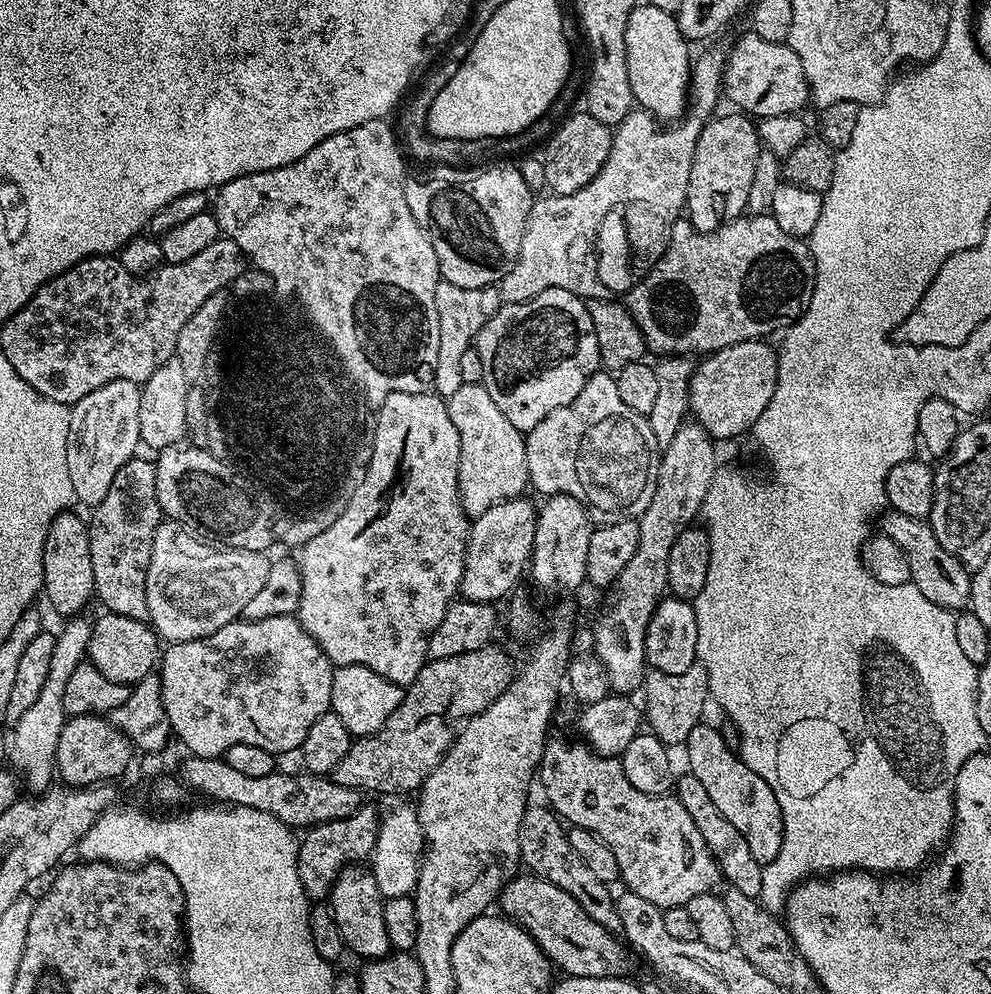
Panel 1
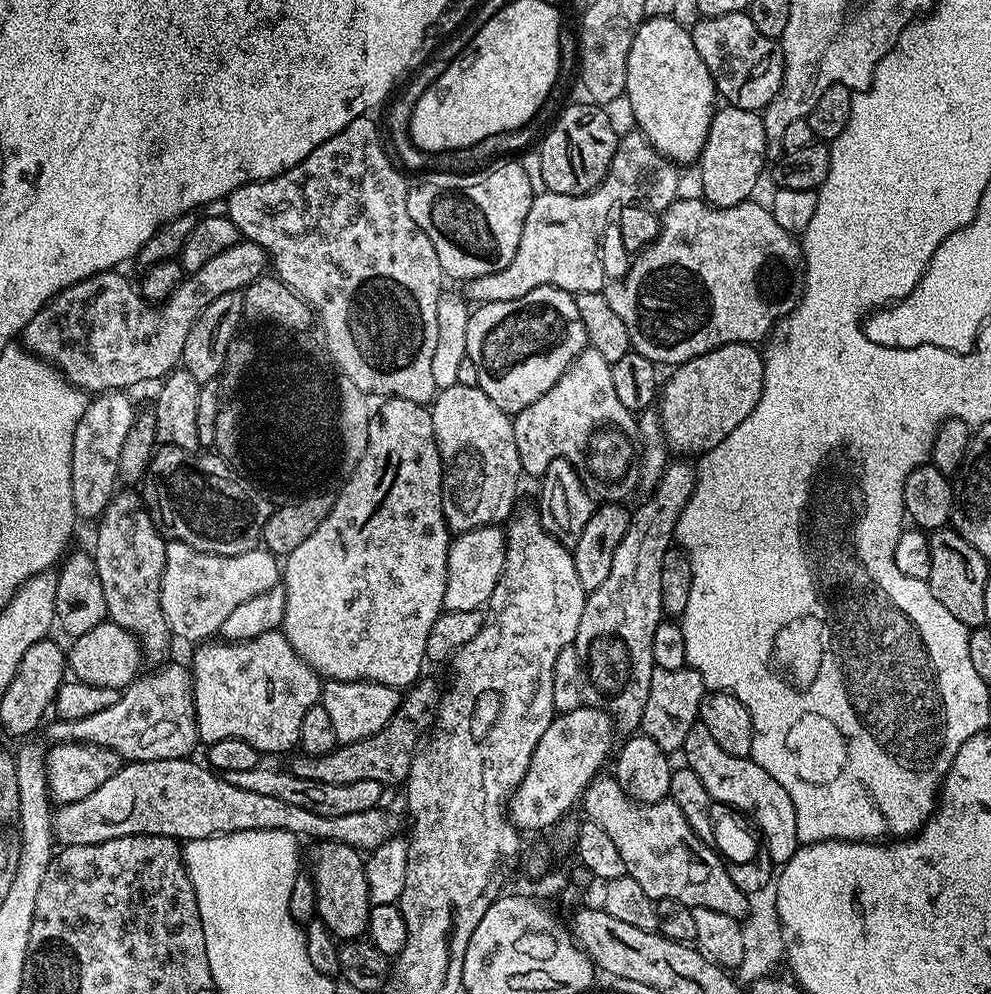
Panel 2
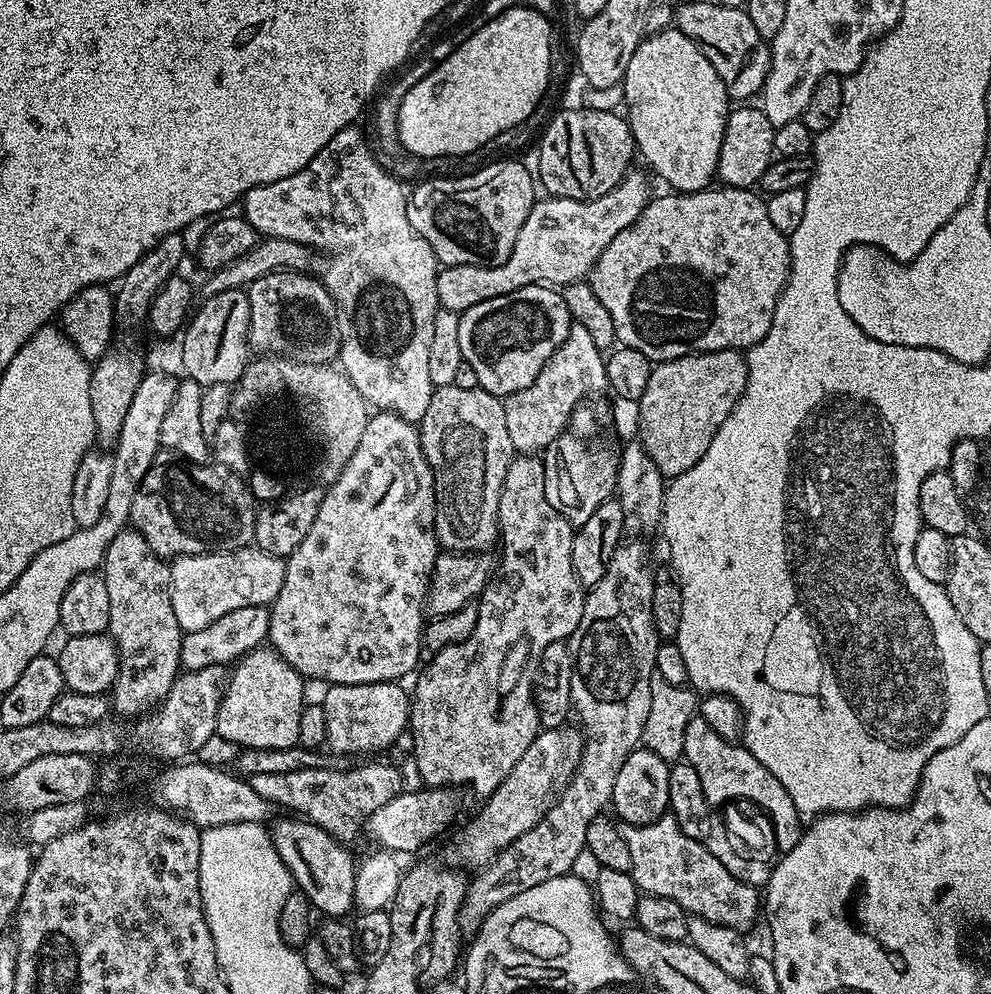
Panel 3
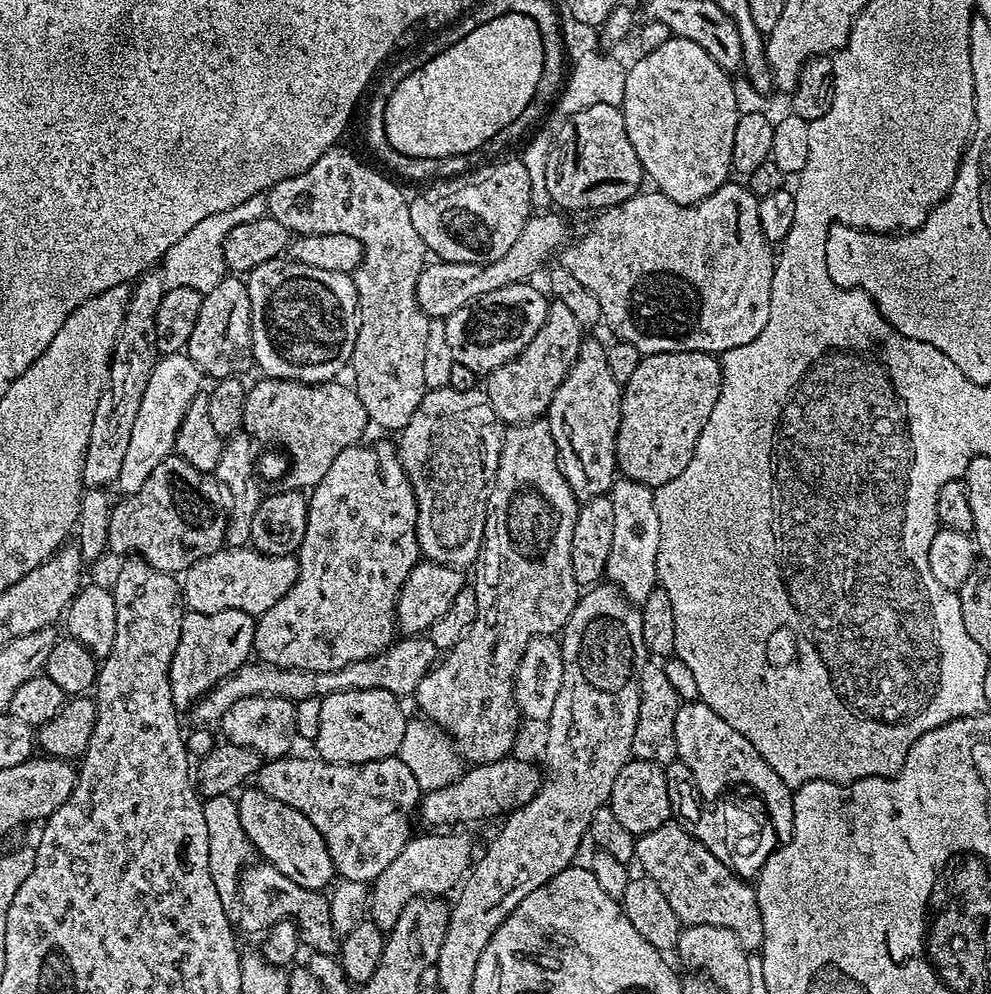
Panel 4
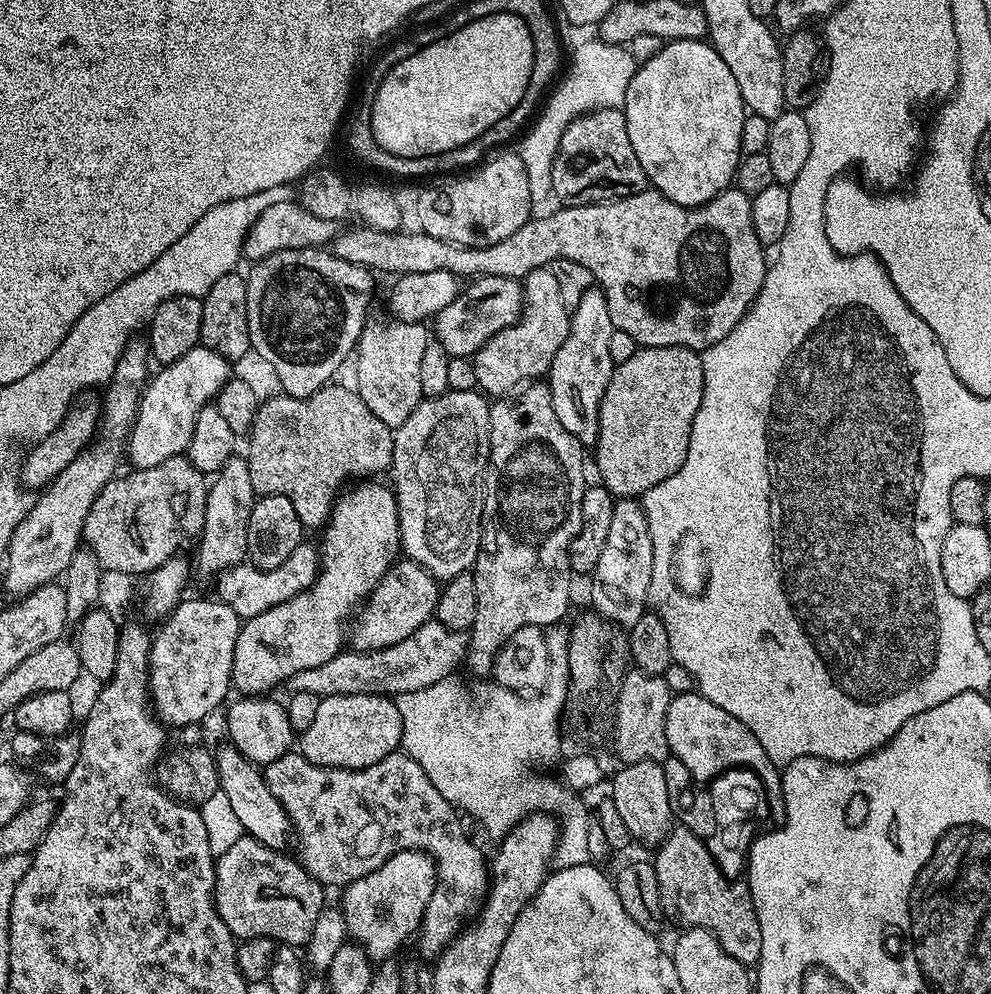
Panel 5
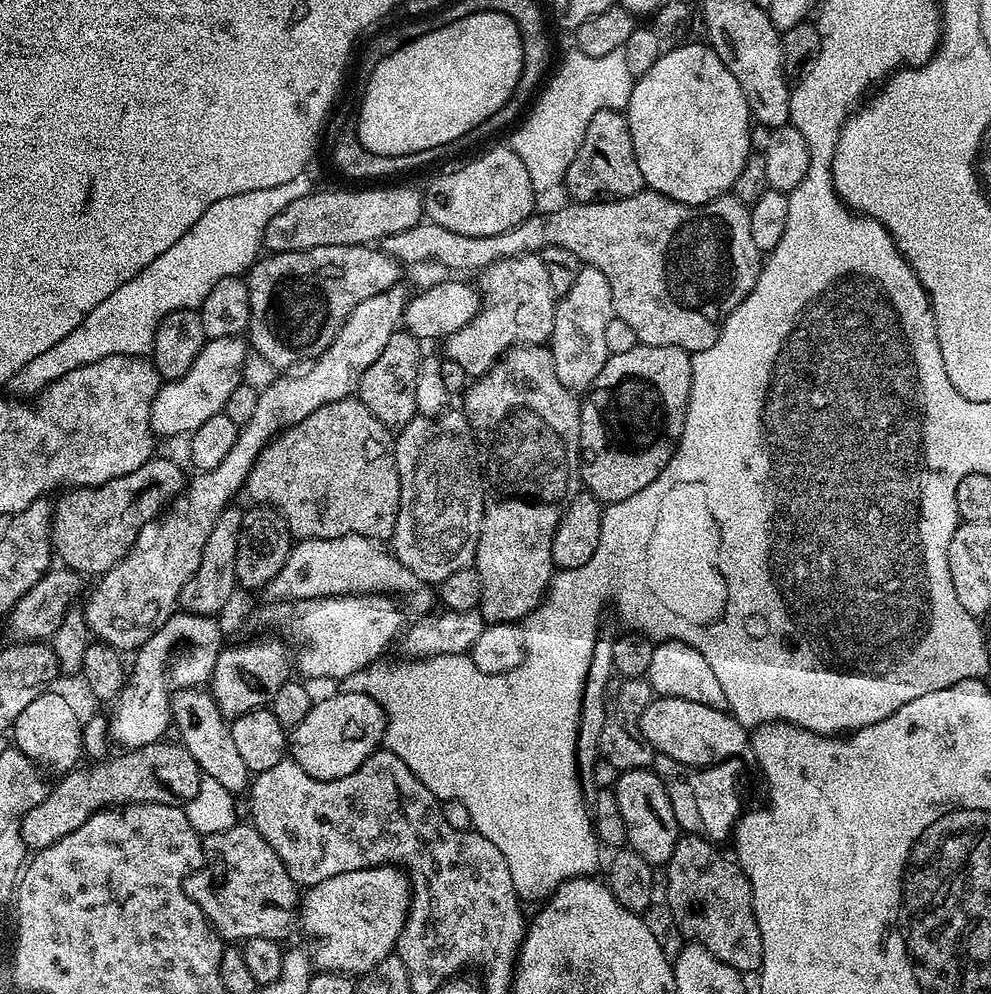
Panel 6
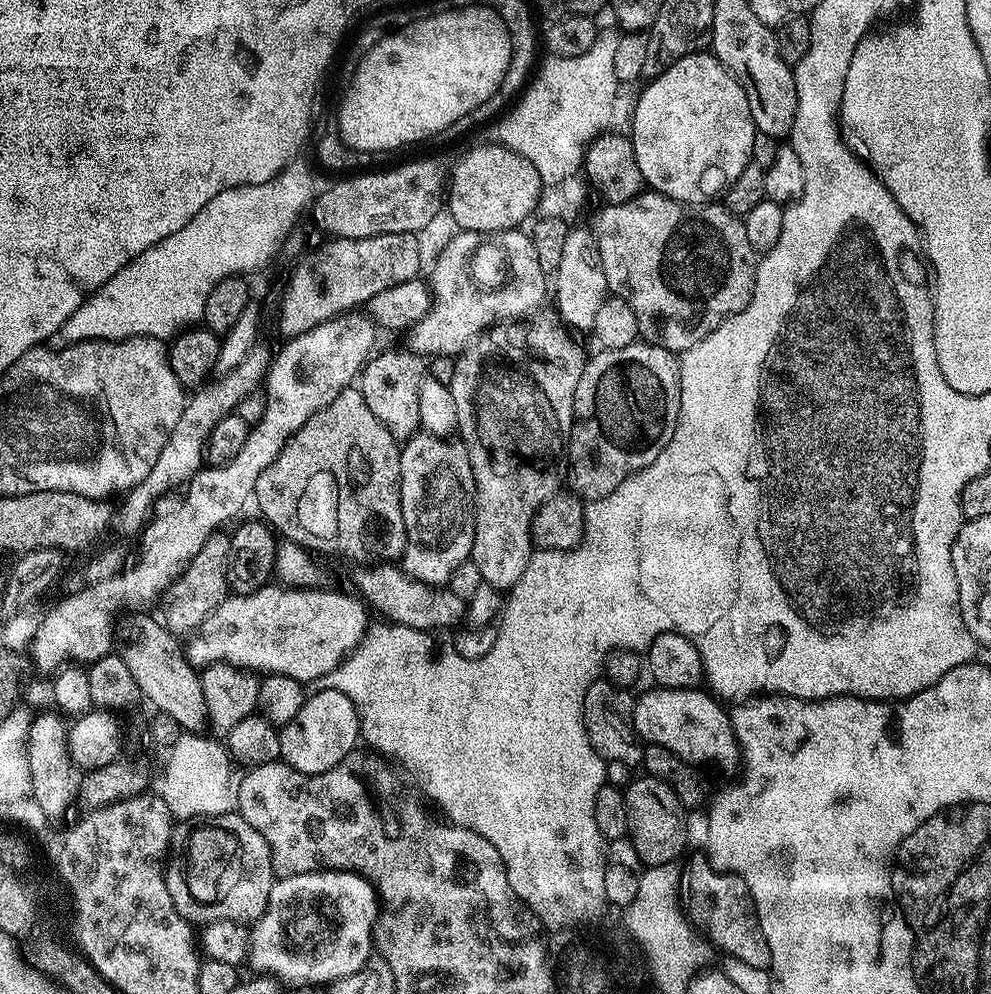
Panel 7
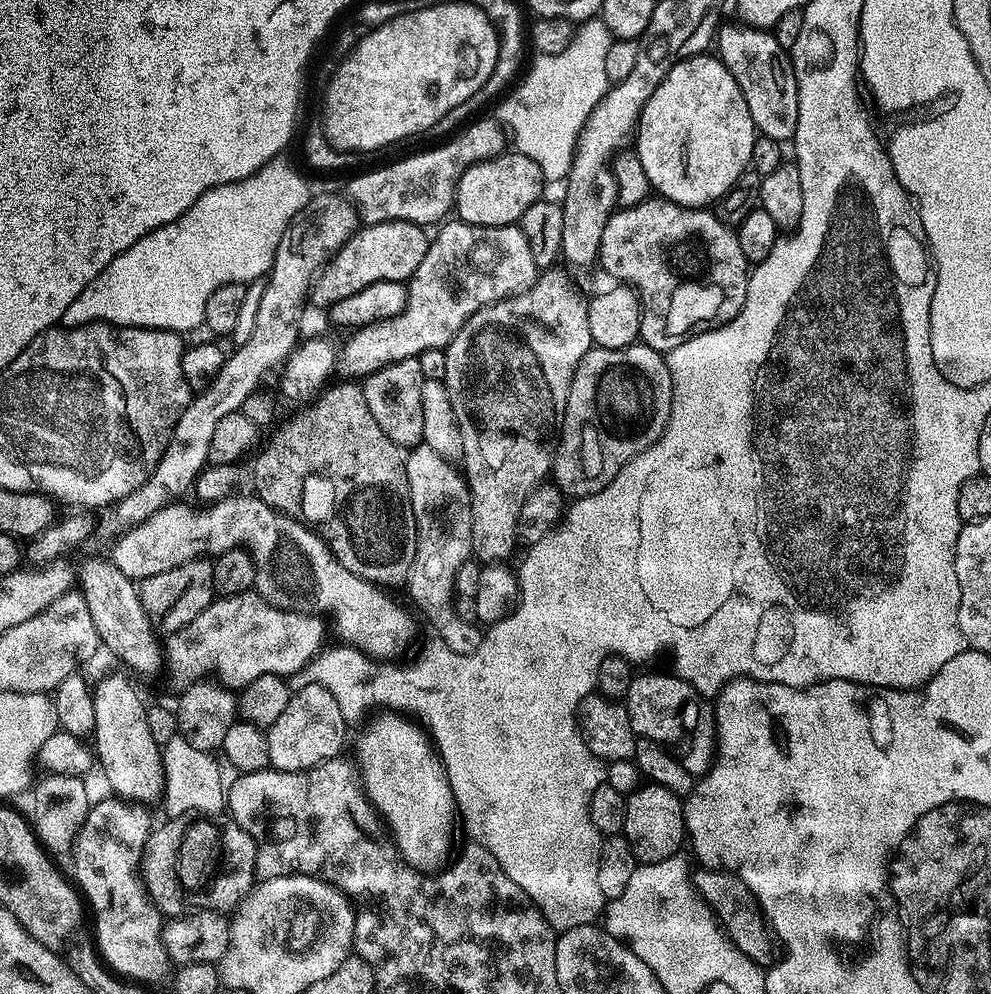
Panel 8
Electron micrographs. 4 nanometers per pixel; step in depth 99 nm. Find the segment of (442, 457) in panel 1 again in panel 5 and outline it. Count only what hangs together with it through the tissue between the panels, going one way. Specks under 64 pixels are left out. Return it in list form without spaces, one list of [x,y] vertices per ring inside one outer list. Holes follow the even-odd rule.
[[[360,482],[352,486],[357,488],[349,487],[333,504],[328,522],[322,529],[324,537],[321,538],[320,544],[318,543],[320,571],[316,573],[315,582],[306,590],[294,594],[286,602],[270,606],[270,610],[262,610],[262,614],[241,623],[238,642],[234,642],[232,666],[232,688],[240,691],[237,693],[241,697],[263,697],[271,693],[268,692],[271,688],[276,688],[279,684],[281,687],[294,674],[310,670],[313,666],[322,666],[322,662],[330,662],[330,658],[337,656],[345,647],[346,625],[350,617],[357,611],[358,606],[363,605],[368,599],[368,595],[376,589],[380,579],[386,575],[402,552],[400,515],[395,491],[387,483],[372,483],[376,482]]]

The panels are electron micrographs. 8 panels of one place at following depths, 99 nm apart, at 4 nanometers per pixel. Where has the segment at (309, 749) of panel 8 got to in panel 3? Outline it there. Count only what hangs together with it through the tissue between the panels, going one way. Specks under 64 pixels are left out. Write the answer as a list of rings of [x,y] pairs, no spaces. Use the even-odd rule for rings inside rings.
[[[400,682],[331,685],[322,697],[327,747],[349,758],[355,758],[359,752],[380,752],[390,747],[409,727],[410,692],[404,686]]]

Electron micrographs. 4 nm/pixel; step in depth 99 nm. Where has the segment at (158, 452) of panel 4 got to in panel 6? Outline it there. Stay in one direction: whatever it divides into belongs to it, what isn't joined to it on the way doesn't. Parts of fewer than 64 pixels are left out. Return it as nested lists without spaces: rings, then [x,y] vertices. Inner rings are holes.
[[[240,336],[205,339],[194,366],[190,366],[190,370],[186,370],[180,380],[161,383],[150,412],[153,433],[160,438],[187,437],[196,432],[202,422],[223,412],[230,394],[245,379],[244,359],[247,356],[250,356],[249,345]]]

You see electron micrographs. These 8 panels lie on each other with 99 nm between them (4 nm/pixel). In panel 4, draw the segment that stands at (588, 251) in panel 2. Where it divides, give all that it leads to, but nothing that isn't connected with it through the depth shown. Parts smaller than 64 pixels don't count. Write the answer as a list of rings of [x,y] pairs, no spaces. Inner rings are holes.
[[[544,210],[529,216],[522,234],[518,234],[518,242],[514,242],[507,254],[493,264],[449,260],[425,263],[422,274],[416,280],[418,306],[422,306],[429,318],[447,318],[450,314],[466,308],[482,294],[490,294],[490,290],[502,290],[502,286],[525,283],[551,258],[552,248],[559,249],[569,239],[563,218],[555,214],[560,215],[552,210]]]

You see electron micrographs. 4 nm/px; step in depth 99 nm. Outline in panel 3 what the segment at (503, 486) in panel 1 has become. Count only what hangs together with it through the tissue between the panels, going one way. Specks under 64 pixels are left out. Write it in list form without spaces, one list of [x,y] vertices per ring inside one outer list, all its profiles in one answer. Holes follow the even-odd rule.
[[[448,384],[433,391],[430,406],[418,422],[422,454],[432,471],[436,491],[436,542],[450,552],[478,552],[488,550],[498,540],[498,502],[506,470],[514,458],[510,433],[506,431],[506,414],[499,396],[492,396],[483,388],[462,390]]]

